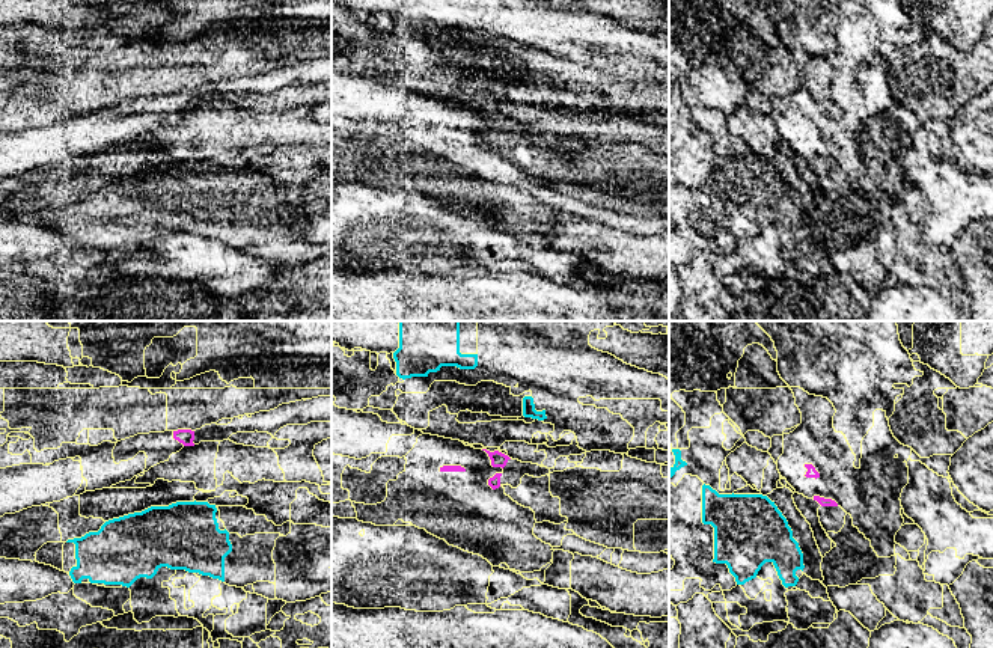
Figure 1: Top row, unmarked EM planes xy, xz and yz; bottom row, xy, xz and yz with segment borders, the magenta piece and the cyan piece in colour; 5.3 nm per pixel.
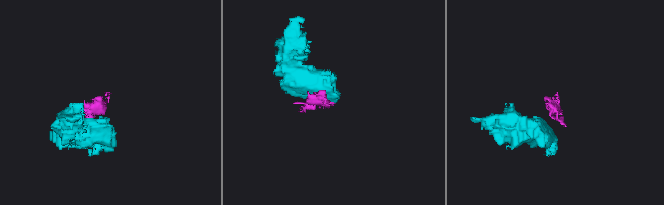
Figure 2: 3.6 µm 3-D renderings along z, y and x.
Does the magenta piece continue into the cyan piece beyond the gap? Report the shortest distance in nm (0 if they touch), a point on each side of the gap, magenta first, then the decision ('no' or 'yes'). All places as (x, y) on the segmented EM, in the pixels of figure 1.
180 nm apart; from magenta across yz (814, 499), (785, 519); no

